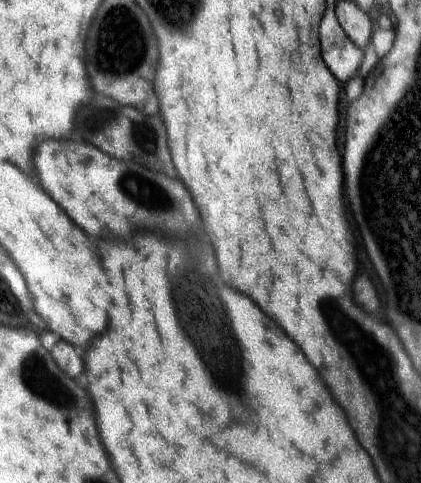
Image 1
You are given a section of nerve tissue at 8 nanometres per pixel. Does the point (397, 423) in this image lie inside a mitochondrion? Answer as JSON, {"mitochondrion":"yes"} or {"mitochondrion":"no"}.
{"mitochondrion":"yes"}

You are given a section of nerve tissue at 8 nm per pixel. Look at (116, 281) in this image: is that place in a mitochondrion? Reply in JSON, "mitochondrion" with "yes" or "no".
{"mitochondrion":"no"}

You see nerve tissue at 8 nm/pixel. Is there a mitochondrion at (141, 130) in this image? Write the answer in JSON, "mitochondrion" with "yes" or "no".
{"mitochondrion":"yes"}

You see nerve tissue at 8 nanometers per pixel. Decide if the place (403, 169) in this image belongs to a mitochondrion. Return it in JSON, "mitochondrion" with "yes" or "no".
{"mitochondrion":"yes"}

